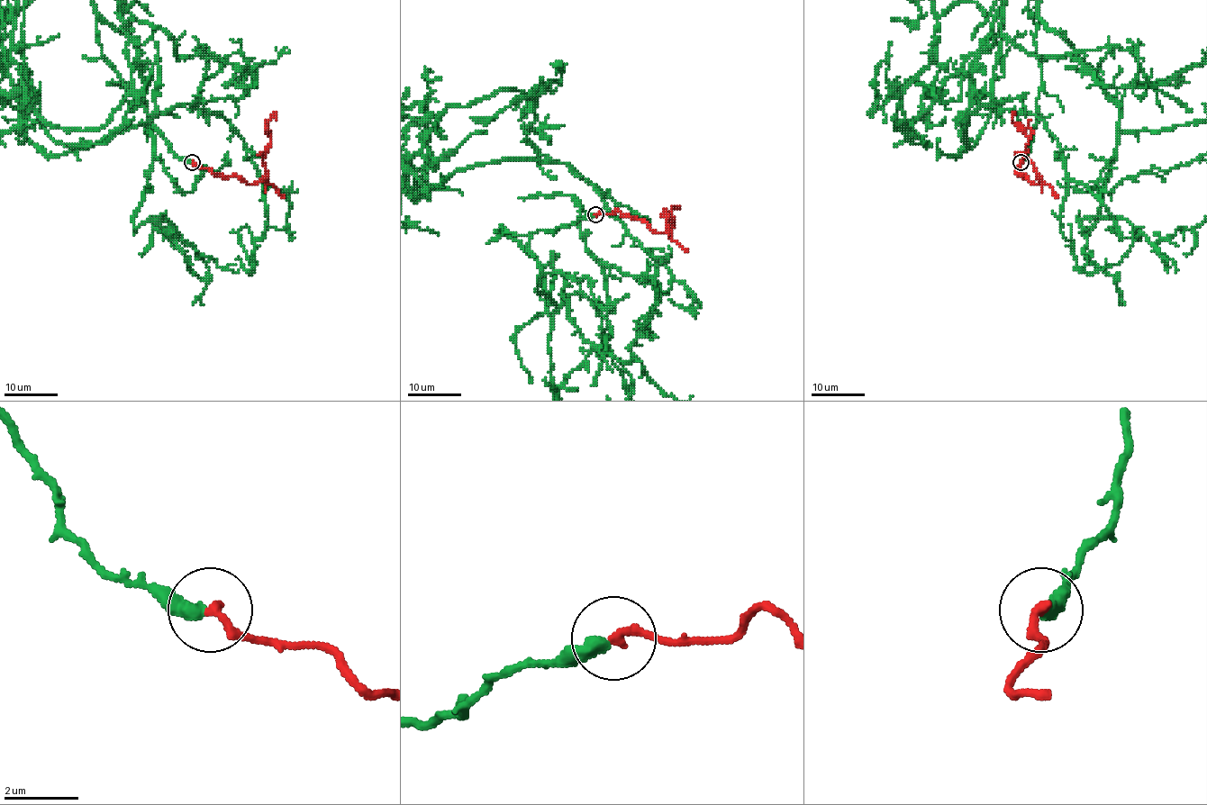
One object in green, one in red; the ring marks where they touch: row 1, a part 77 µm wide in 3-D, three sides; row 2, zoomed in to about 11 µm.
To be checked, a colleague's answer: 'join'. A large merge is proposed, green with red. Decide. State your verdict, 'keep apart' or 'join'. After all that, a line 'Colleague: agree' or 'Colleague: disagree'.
join
Colleague: agree

